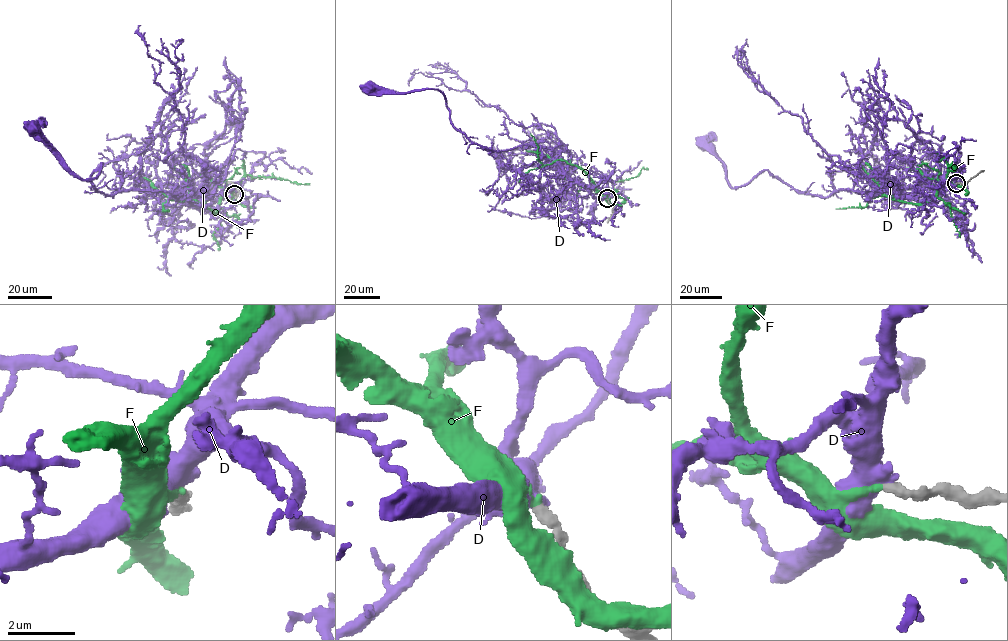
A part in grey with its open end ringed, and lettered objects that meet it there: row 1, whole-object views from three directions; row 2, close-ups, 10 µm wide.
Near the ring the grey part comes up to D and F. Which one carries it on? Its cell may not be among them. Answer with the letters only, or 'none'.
F

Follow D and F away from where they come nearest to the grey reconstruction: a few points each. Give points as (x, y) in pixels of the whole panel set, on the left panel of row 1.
D: (234, 193), (205, 209), (169, 192), (98, 192), (90, 178), (102, 163), (92, 179), (79, 179), (32, 127)
F: (235, 194), (227, 191), (216, 212), (194, 200), (169, 199), (163, 205), (162, 210), (169, 210), (165, 211)

